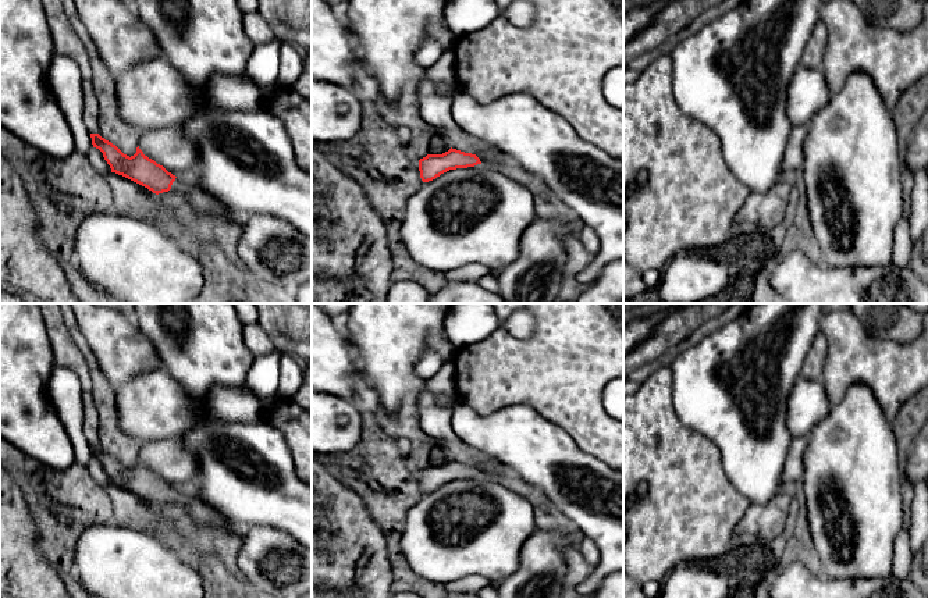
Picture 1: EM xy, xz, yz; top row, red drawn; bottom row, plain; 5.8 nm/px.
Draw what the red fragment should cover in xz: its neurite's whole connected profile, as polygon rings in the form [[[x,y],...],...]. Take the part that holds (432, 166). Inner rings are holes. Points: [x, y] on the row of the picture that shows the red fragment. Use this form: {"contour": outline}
{"contour": [[[451,147],[442,154],[427,154],[426,157],[420,159],[419,171],[422,181],[429,182],[449,170],[467,168],[477,164],[481,164],[481,161],[476,154]]]}

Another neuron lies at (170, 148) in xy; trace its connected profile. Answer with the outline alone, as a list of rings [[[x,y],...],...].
[[[177,127],[142,131],[138,146],[175,177],[191,177],[198,164],[195,143]]]

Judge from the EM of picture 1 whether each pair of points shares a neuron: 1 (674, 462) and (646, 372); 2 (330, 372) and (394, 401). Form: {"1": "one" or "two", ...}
{"1": "two", "2": "two"}

